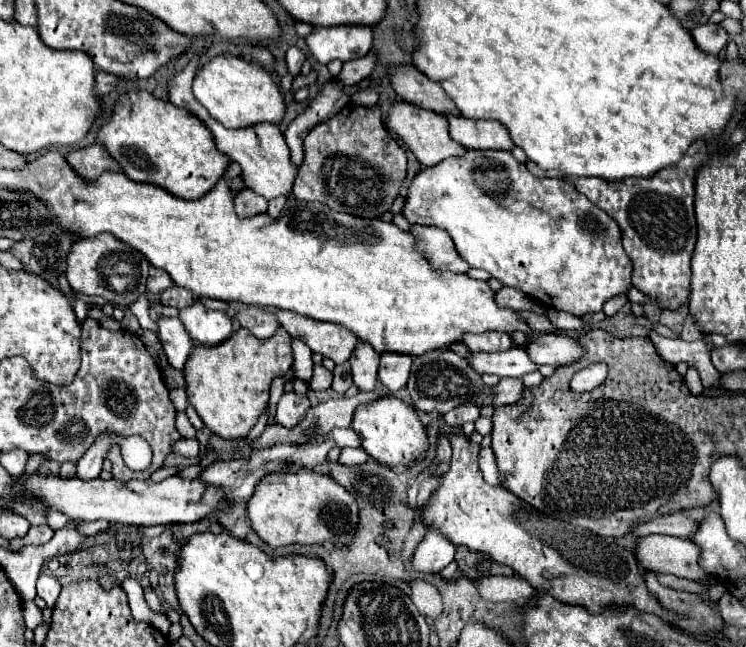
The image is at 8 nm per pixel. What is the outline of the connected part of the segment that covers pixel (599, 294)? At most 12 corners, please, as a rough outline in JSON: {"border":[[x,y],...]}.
{"border":[[504,150],[422,168],[404,218],[574,316],[628,294],[618,224]]}

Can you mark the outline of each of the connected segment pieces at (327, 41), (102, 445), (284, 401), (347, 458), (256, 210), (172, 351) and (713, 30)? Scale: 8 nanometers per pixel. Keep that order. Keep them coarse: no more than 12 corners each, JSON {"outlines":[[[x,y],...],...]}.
{"outlines":[[[368,26],[318,28],[306,38],[312,56],[362,58],[372,48]],[[100,436],[78,460],[78,478],[98,478],[104,454],[118,438]],[[284,392],[276,422],[294,428],[310,408],[308,396]],[[342,448],[338,464],[364,464],[362,448]],[[242,190],[236,200],[238,218],[266,212],[268,200]],[[162,316],[158,338],[168,362],[182,370],[194,350],[180,318]],[[720,24],[694,28],[704,52],[720,54],[730,38]]]}

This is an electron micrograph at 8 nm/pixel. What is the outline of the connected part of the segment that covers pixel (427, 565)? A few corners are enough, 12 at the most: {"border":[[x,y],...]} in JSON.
{"border":[[428,532],[414,554],[414,568],[440,572],[454,560],[456,546]]}

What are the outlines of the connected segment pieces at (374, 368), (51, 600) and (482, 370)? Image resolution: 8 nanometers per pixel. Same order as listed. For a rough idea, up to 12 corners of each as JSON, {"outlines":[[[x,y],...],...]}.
{"outlines":[[[360,342],[350,356],[352,380],[360,392],[378,382],[380,354]],[[40,574],[38,596],[54,608],[60,582],[52,574]],[[524,348],[476,352],[468,358],[478,374],[522,378],[538,366]]]}

